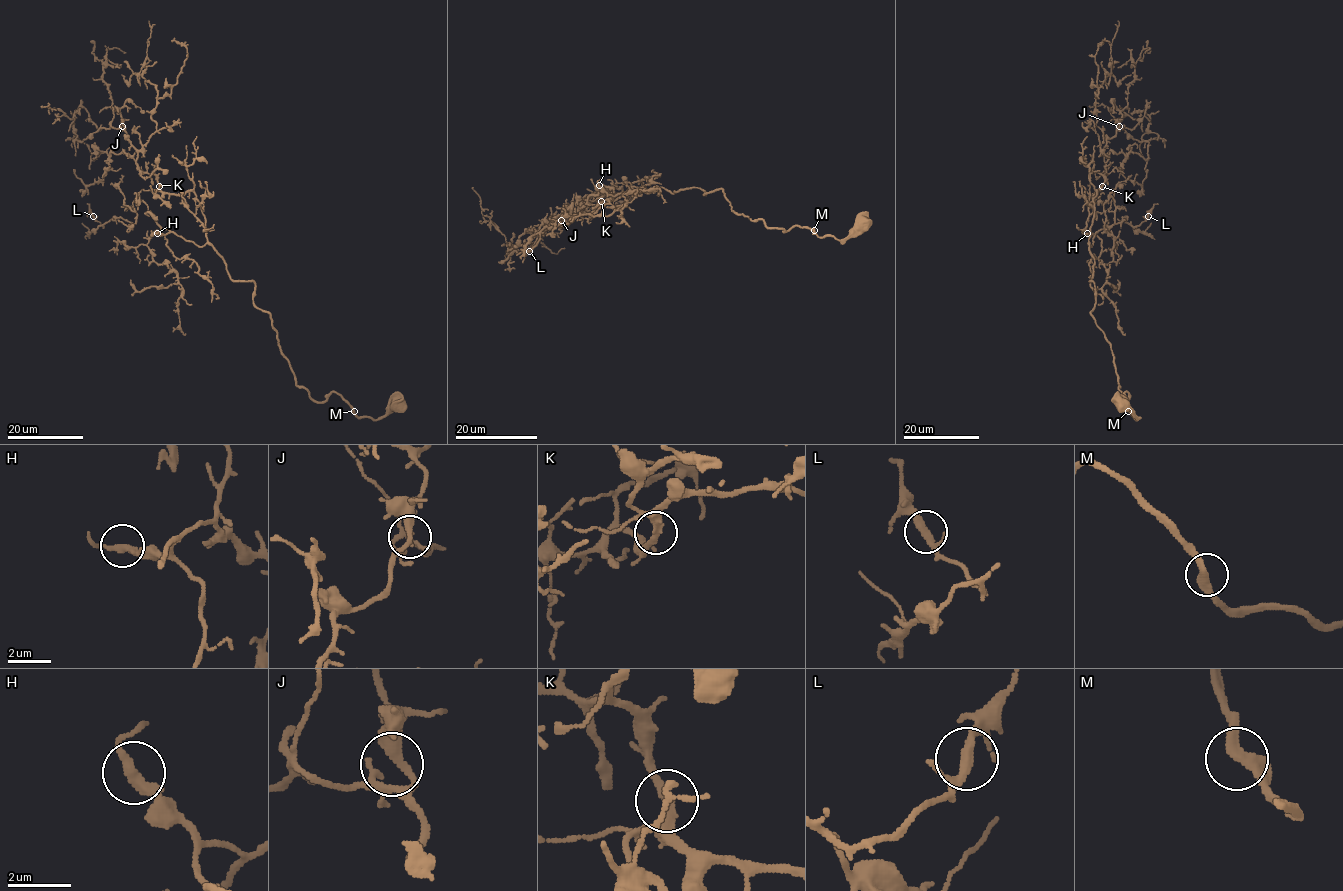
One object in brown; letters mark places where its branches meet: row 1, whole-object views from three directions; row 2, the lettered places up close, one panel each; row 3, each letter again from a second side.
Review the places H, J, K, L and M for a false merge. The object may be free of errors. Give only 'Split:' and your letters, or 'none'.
Split: none

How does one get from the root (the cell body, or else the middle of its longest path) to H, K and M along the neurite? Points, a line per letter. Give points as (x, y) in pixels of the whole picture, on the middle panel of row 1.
H: (859, 222), (840, 240), (798, 225), (768, 227), (733, 211), (720, 188), (650, 187), (611, 196), (599, 185)
K: (859, 222), (841, 240), (768, 227), (733, 211), (720, 188), (653, 186), (601, 201)
M: (859, 222), (841, 240), (831, 236), (819, 237), (814, 230)

